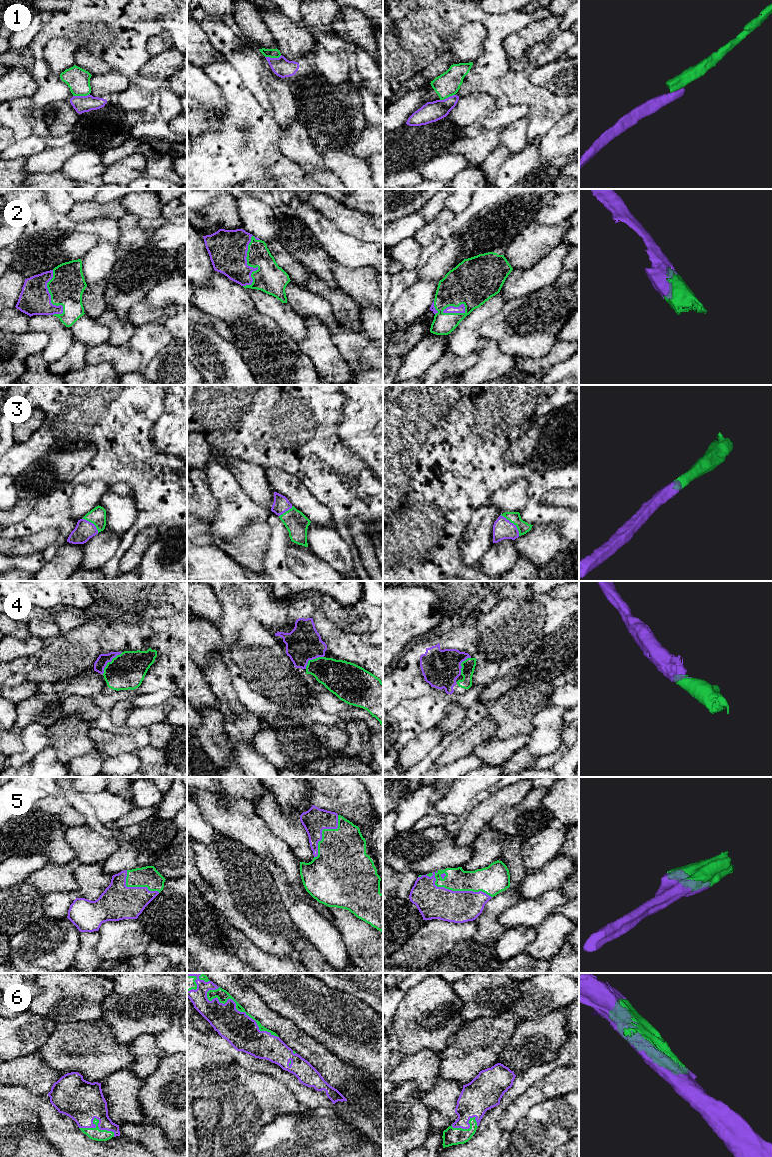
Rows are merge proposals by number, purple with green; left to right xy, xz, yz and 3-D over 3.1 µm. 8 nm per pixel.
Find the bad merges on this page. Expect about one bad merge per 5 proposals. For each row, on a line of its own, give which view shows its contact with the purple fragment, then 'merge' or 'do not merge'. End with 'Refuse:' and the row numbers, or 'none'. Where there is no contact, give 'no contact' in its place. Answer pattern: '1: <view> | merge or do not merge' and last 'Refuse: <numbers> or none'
1: xy | do not merge
2: xz | merge
3: yz | merge
4: xy | merge
5: yz | merge
6: xz | merge
Refuse: 1

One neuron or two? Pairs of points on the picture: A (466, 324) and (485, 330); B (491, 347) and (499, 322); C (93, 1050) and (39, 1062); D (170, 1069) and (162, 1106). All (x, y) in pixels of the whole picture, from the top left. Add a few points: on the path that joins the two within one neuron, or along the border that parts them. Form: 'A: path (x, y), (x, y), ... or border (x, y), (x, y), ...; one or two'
A: border (496, 313), (479, 326), (478, 334), (480, 337); two
B: border (489, 339), (495, 340), (502, 352), (511, 354); two
C: path (80, 1050), (67, 1050), (52, 1061); one
D: path (169, 1078), (162, 1085), (160, 1097); one

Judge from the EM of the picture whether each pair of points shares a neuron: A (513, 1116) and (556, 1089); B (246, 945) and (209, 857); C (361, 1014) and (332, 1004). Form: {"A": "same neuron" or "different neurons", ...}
{"A": "same neuron", "B": "different neurons", "C": "same neuron"}

